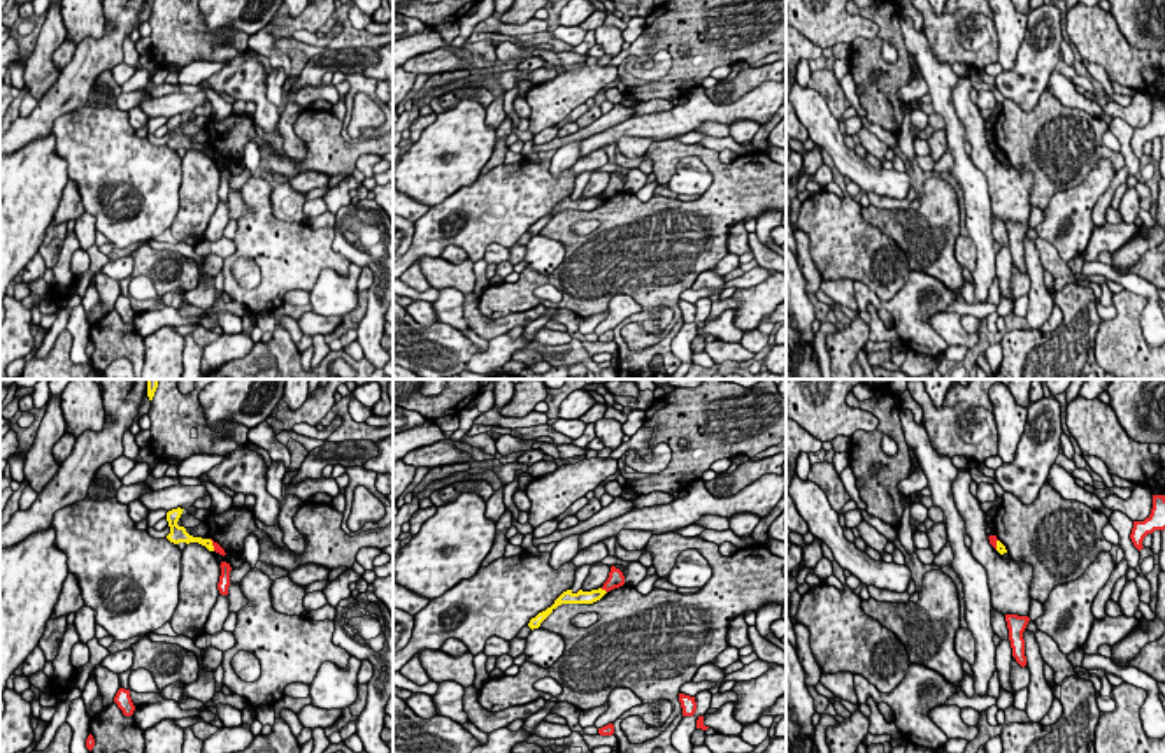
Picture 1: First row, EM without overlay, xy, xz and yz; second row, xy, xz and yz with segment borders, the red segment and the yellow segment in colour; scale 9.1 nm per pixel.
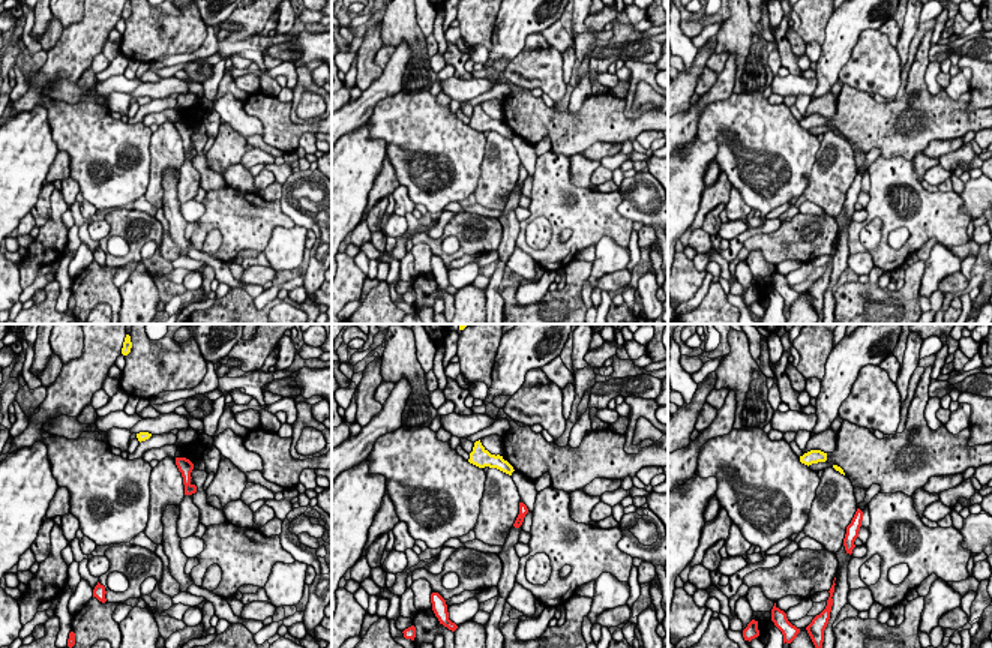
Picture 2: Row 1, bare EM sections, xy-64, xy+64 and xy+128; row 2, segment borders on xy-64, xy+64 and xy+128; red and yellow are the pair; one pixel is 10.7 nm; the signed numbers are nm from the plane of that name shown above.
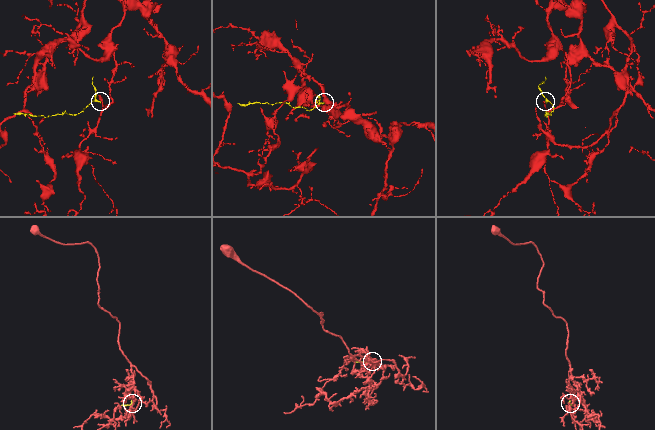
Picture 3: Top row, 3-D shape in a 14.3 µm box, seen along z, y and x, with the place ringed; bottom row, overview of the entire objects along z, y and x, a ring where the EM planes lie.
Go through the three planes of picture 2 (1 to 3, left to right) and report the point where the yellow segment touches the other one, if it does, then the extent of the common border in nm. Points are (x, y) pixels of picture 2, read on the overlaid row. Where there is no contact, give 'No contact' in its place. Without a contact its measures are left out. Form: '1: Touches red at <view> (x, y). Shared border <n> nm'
1: No contact
2: No contact
3: No contact

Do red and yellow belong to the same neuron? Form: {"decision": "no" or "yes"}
{"decision": "no"}

